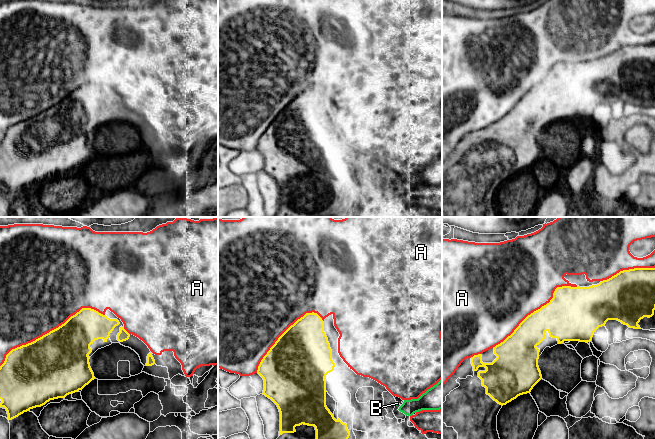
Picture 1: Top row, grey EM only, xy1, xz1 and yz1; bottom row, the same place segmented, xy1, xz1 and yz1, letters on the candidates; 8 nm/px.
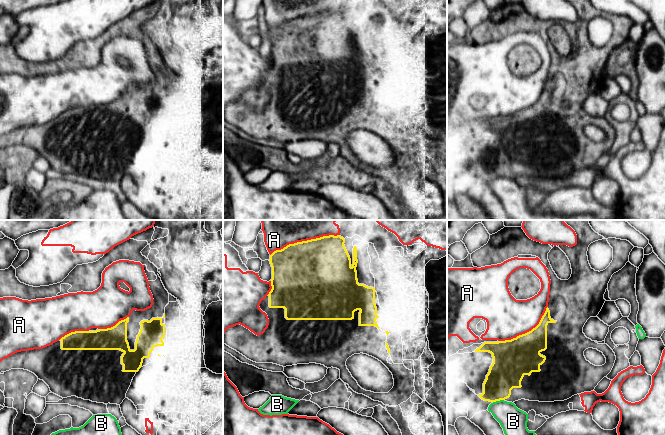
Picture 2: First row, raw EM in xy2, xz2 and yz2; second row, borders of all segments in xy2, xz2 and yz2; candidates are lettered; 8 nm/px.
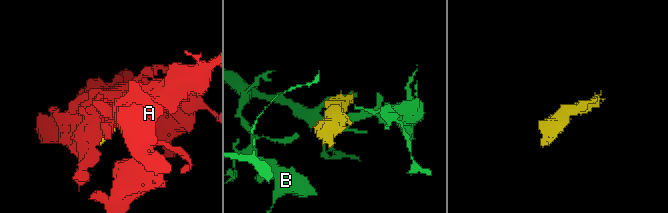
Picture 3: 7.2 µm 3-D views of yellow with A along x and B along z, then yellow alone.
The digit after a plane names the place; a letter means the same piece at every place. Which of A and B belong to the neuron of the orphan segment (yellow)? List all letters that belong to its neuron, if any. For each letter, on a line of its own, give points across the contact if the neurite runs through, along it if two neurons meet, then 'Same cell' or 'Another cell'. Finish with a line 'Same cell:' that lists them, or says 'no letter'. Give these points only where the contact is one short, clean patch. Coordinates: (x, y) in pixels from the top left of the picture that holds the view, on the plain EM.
A: Another cell
B: Boundary: yz2 (503, 175), (493, 178). Another cell
Same cell: no letter

